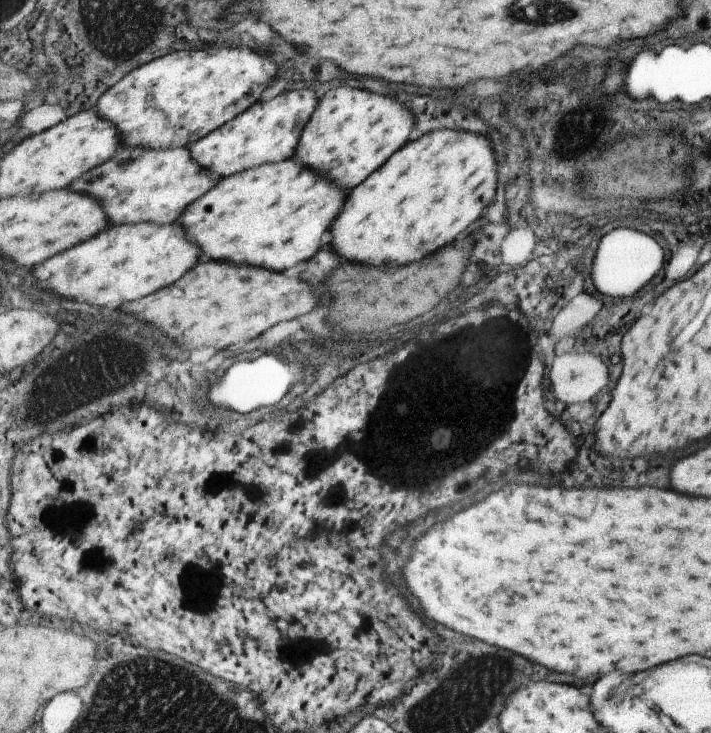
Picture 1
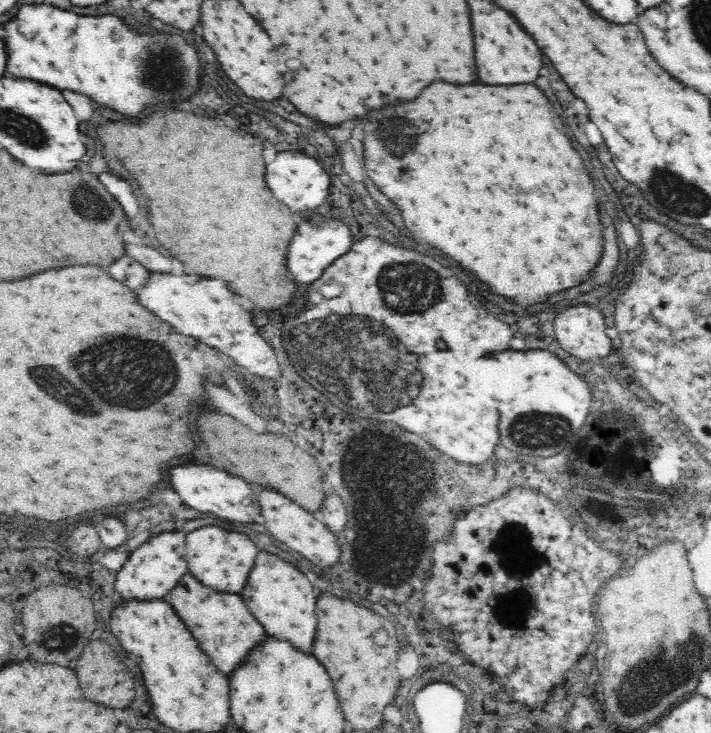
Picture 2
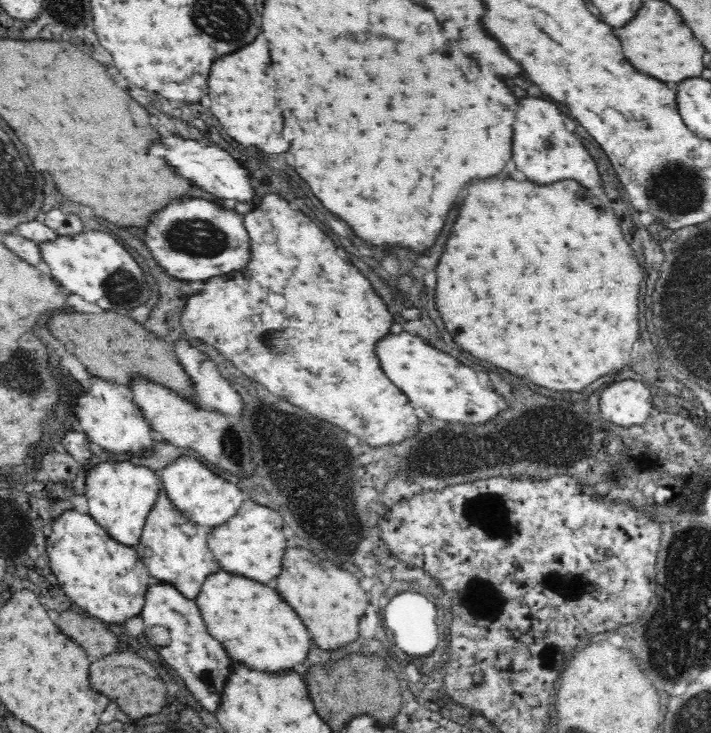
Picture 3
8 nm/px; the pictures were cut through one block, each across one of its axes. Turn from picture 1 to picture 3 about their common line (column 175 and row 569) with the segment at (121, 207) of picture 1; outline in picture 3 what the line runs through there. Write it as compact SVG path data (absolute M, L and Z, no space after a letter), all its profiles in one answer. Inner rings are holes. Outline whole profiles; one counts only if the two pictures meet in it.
M162 490L148 515L147 524L144 525L140 542L135 549L140 560L150 570L150 576L154 576L162 584L174 586L184 597L194 601L199 596L204 581L211 574L222 570L208 544L210 531L211 529L201 527L186 519Z

